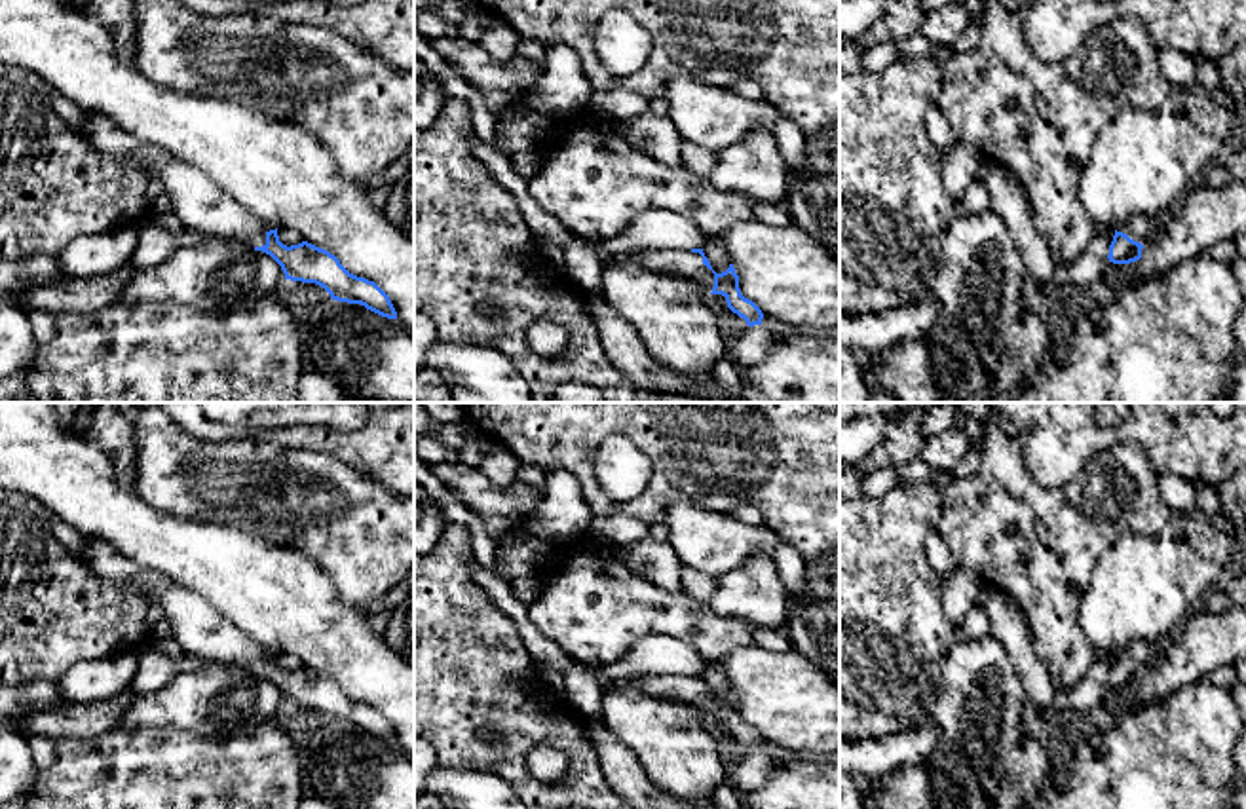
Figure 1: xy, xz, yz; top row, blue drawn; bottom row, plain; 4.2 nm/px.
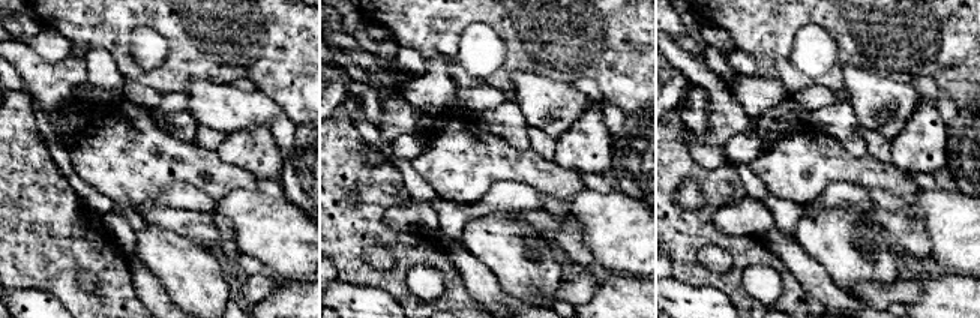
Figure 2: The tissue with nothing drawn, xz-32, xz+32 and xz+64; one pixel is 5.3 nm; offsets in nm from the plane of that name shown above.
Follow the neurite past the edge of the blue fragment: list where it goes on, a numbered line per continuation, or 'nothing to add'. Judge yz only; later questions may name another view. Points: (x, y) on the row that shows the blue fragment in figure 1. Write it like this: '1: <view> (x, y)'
1: yz (1138, 228)

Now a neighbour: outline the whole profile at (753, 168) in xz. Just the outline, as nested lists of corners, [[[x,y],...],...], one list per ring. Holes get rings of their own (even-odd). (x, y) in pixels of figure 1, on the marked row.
[[[754,129],[741,142],[718,152],[710,182],[754,203],[781,203],[788,194],[788,167],[767,129]]]

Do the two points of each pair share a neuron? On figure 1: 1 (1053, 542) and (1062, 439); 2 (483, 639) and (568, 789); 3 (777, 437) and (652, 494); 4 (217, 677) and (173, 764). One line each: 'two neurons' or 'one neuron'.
1: two neurons
2: one neuron
3: one neuron
4: two neurons

